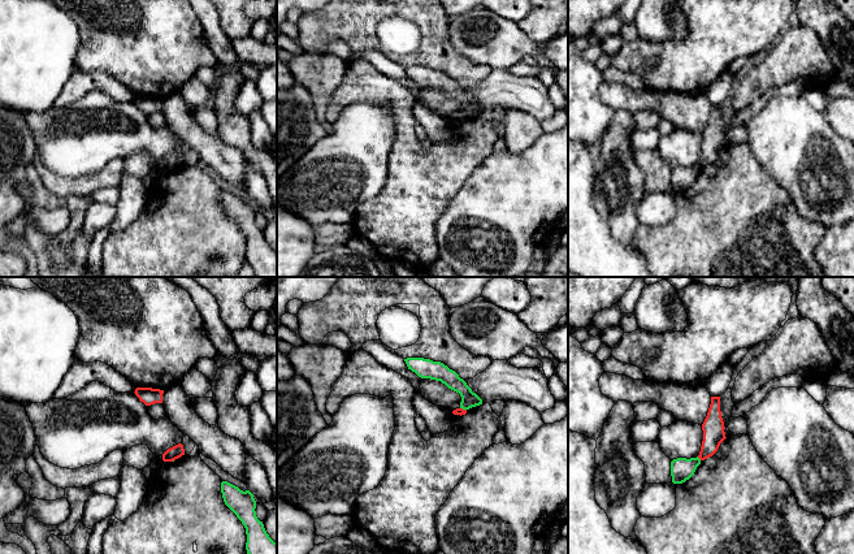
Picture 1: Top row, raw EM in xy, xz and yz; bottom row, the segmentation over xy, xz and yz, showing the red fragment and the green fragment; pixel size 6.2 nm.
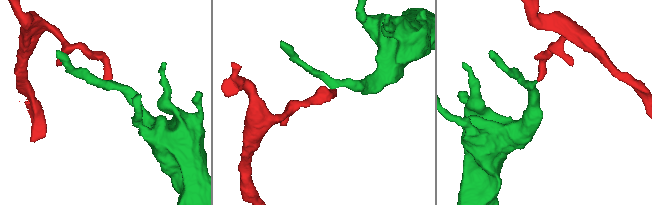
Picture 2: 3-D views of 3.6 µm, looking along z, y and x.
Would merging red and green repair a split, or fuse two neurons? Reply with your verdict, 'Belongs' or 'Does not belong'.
Does not belong

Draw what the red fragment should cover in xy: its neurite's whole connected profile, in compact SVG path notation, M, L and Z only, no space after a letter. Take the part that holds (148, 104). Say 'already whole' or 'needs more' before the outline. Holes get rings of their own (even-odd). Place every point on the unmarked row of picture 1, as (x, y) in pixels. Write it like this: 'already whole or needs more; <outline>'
already whole; M136 96L134 101L146 114L162 112L164 99L152 96Z

